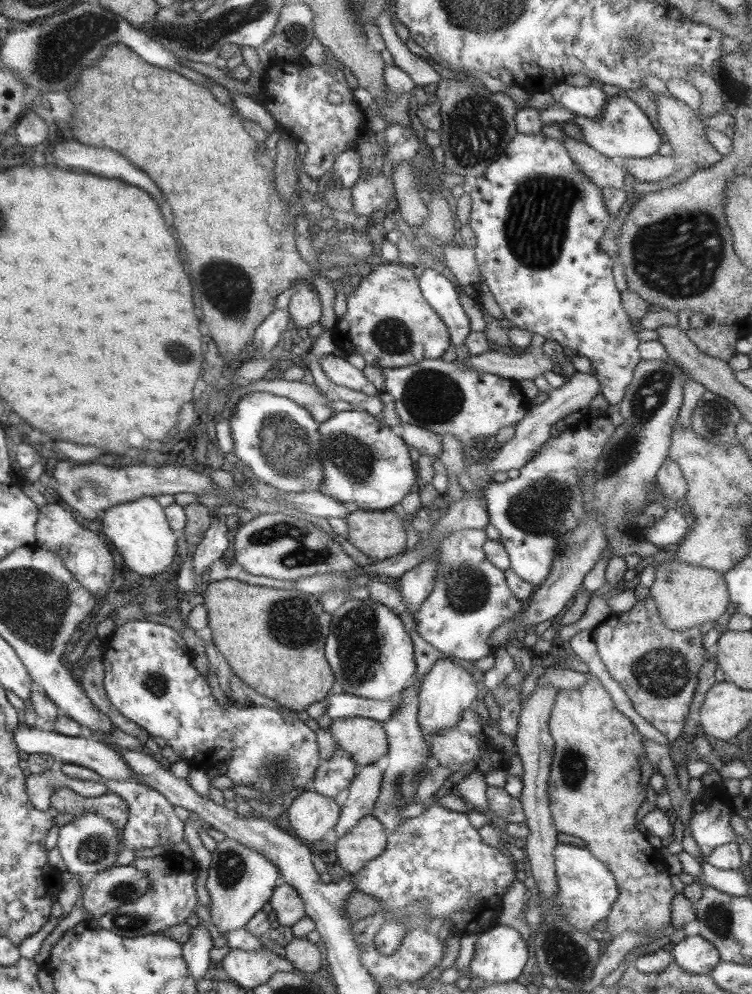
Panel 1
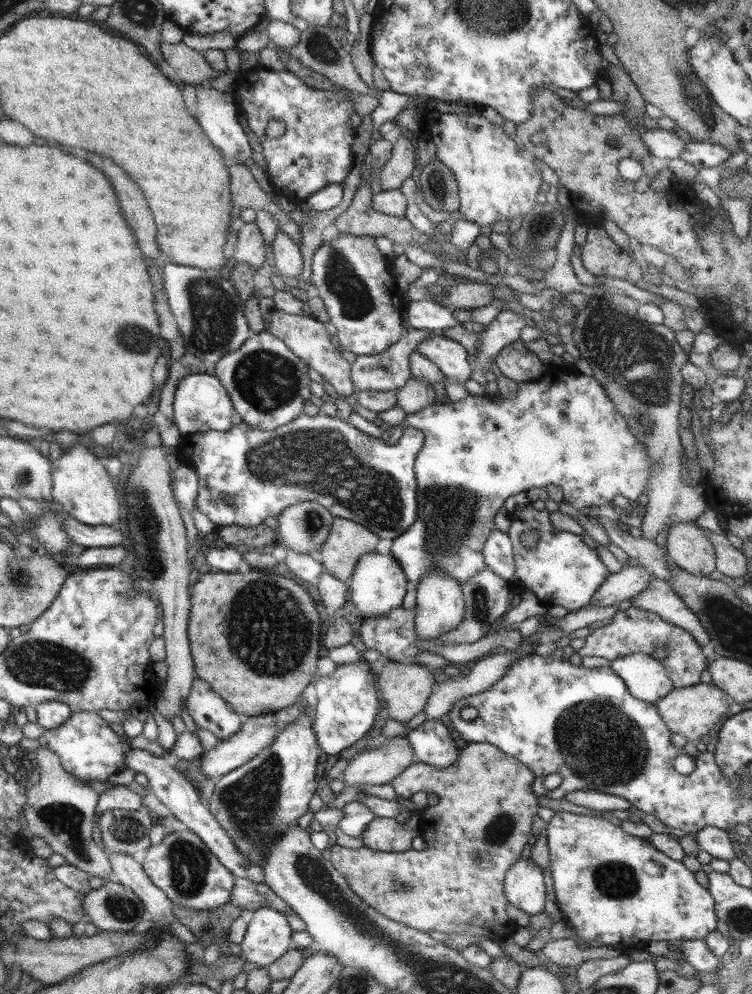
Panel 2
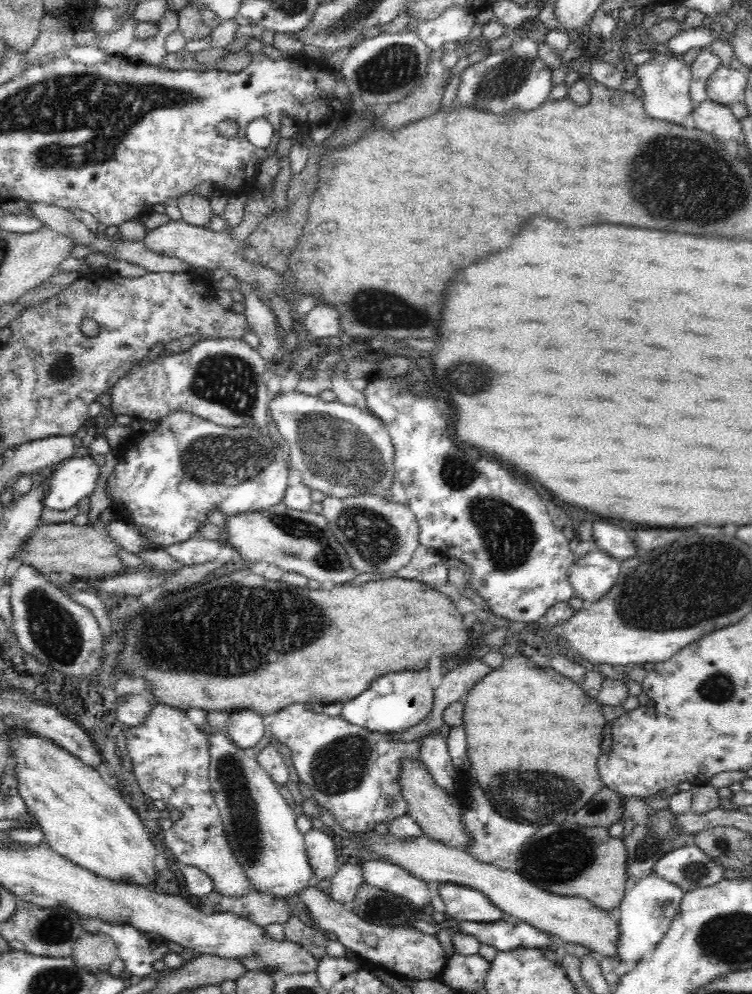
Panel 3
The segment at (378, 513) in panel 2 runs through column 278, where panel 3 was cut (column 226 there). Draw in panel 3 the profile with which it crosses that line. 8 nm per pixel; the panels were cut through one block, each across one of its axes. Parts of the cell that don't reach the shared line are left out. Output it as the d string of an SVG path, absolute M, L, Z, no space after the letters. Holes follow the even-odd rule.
M182 411L167 414L166 418L157 421L156 428L152 431L141 434L135 433L132 441L126 443L122 448L118 448L117 456L118 464L109 476L106 487L107 496L111 501L110 506L119 512L120 521L136 526L140 536L148 538L154 548L180 544L185 540L198 536L200 524L205 521L203 515L210 512L210 510L214 510L214 508L218 508L223 514L238 514L238 512L258 512L282 503L288 486L288 472L291 466L289 455L288 458L284 457L282 444L270 437L268 429L260 430L253 424L248 424L248 426L245 424L244 426L218 426L206 419L182 413Z

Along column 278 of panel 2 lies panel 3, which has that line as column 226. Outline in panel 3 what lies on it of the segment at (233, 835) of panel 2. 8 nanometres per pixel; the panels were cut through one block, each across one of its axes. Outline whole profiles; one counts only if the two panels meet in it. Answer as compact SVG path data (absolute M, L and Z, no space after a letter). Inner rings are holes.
M204 725L199 728L208 738L209 781L214 802L219 808L223 827L234 857L242 865L246 876L260 893L268 893L274 897L294 896L312 882L312 869L308 863L304 837L296 827L296 813L278 791L278 785L266 774L255 756L246 753L246 749L236 746L226 730L206 734Z

